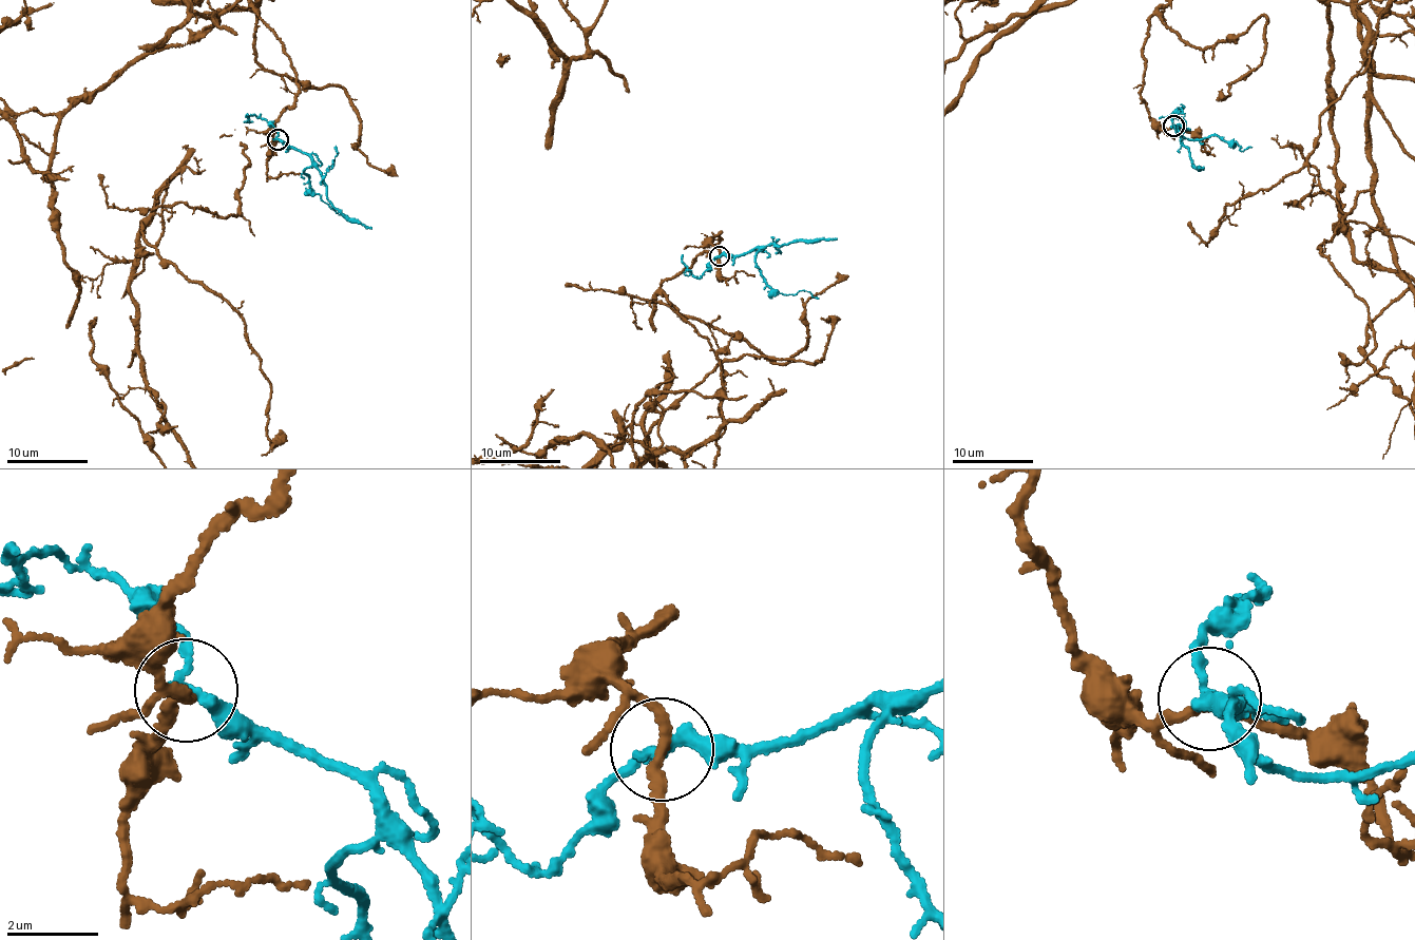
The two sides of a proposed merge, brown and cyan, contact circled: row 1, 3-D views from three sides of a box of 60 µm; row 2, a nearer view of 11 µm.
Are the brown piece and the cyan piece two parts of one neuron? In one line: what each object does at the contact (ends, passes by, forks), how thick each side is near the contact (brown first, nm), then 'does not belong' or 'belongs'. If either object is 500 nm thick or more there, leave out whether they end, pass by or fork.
brown passes by | cyan passes by | 220/240 nm | does not belong

